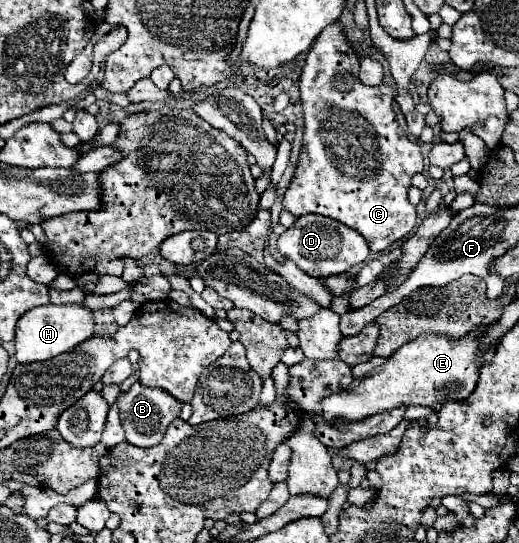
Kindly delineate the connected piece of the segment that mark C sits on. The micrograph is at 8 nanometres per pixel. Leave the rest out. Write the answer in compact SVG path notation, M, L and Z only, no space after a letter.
M333 22L313 42L301 80L301 102L303 102L304 133L303 148L295 176L285 192L283 208L293 216L317 212L321 216L335 218L345 226L357 230L369 244L371 252L381 252L393 242L411 234L417 224L415 206L407 200L411 178L423 172L423 154L417 142L411 142L397 124L393 112L393 88L389 86L365 86L353 74L359 68L359 58L351 44L345 40L343 26Z

